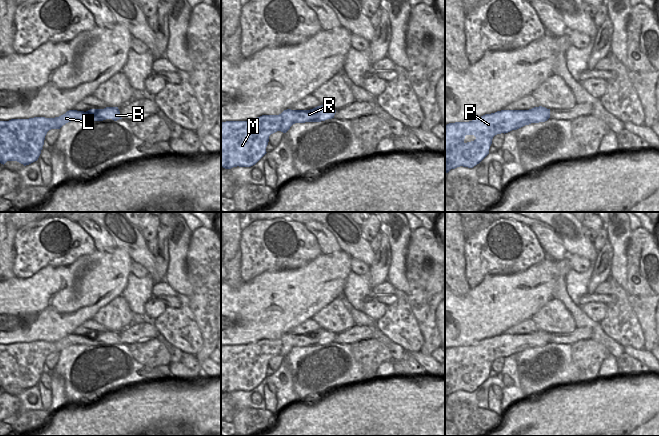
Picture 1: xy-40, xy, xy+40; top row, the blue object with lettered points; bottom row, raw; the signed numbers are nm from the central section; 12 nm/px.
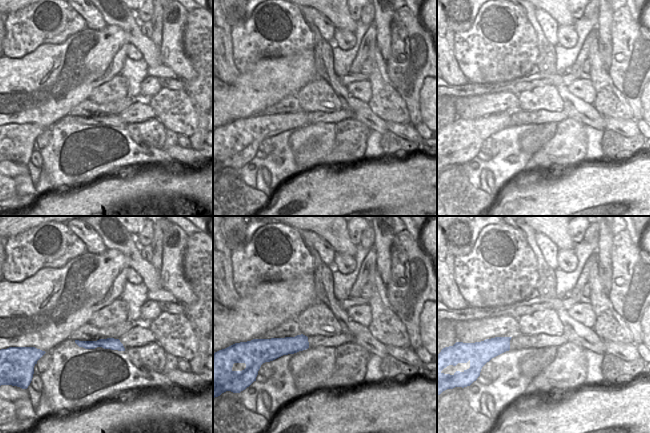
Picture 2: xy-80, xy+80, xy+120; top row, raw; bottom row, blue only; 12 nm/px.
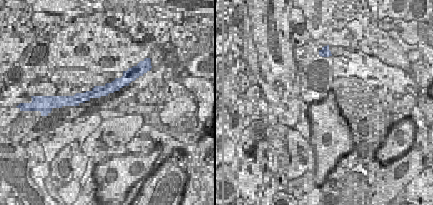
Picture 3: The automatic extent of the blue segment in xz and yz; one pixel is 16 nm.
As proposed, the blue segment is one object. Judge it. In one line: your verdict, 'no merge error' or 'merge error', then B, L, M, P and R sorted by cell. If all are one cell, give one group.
no merge error; groups B L M P R

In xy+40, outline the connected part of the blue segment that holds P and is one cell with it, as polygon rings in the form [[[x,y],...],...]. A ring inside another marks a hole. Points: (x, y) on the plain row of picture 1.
[[[539,330],[529,334],[501,334],[469,346],[445,349],[445,397],[460,390],[473,392],[479,388],[489,378],[495,359],[549,342],[550,333]],[[466,359],[474,359],[476,363],[465,367]]]

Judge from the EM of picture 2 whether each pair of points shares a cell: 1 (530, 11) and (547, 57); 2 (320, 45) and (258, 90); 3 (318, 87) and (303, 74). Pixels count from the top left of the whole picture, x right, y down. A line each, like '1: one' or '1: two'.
1: one
2: two
3: two

